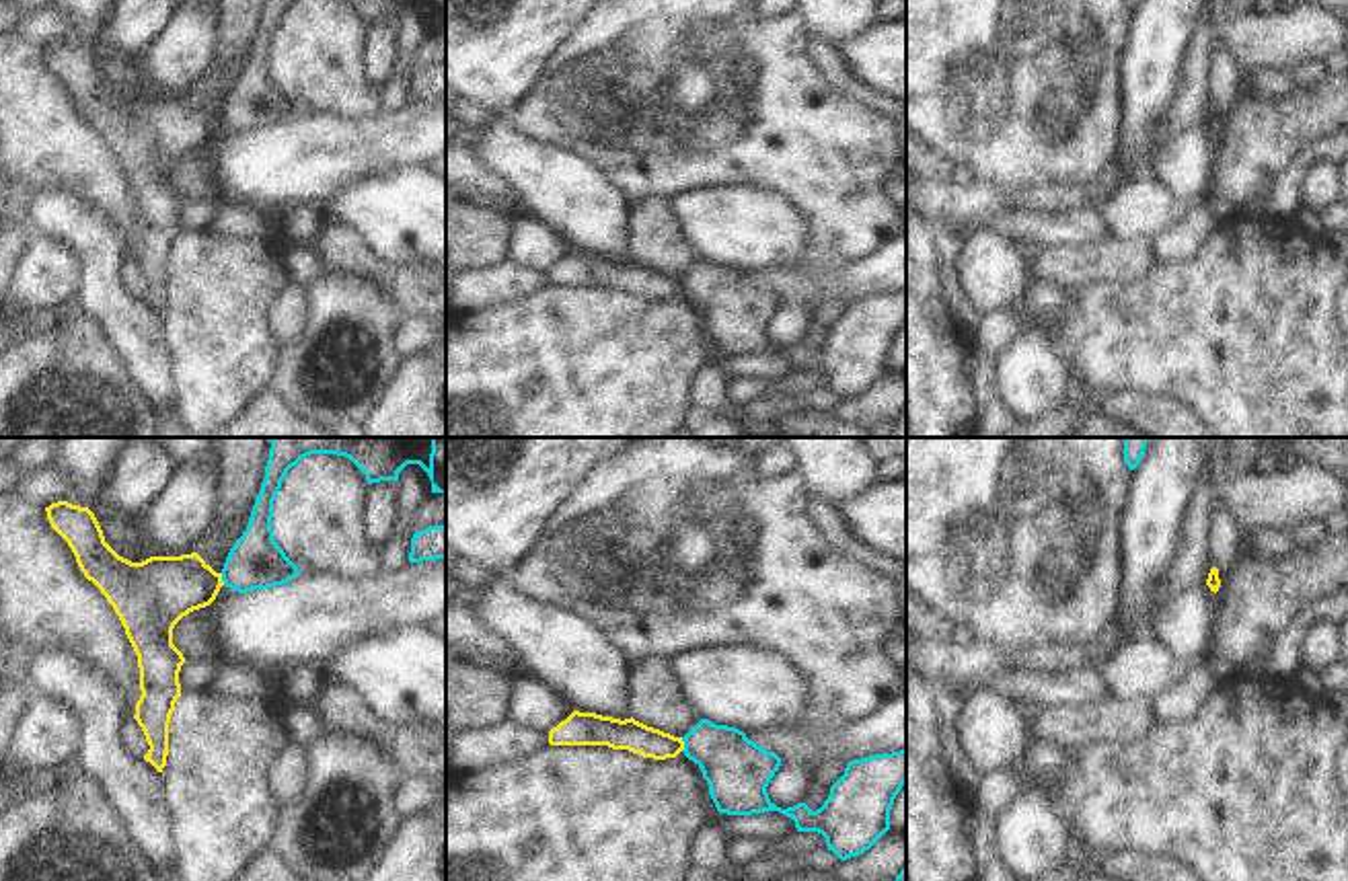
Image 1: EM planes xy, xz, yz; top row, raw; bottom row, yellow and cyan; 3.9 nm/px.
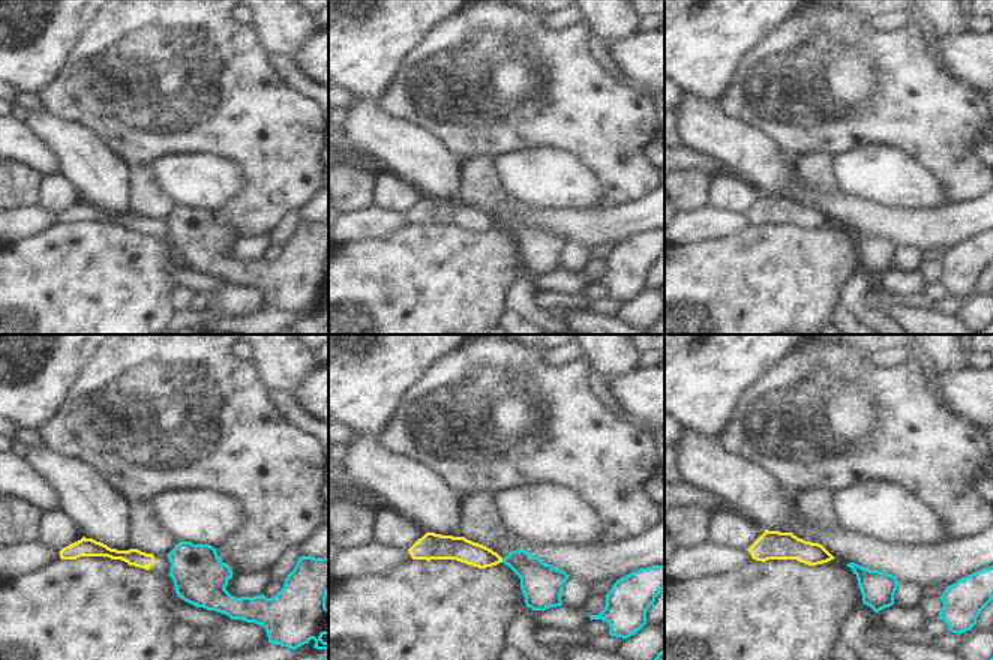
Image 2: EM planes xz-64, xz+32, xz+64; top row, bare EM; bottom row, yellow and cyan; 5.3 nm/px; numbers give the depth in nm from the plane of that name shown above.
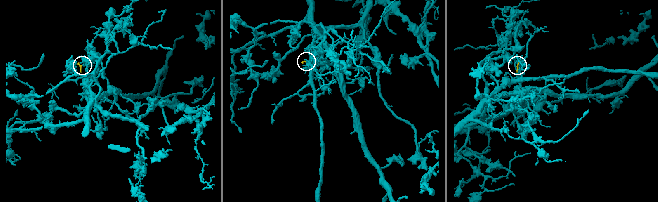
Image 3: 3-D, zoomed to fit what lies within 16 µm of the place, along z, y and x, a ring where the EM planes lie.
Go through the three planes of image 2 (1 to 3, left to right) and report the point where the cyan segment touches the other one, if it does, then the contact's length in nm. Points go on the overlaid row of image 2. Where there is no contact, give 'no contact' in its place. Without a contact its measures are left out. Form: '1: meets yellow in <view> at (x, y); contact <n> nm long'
1: no contact
2: meets yellow in xz+32 at (501, 560); contact 30 nm long
3: no contact

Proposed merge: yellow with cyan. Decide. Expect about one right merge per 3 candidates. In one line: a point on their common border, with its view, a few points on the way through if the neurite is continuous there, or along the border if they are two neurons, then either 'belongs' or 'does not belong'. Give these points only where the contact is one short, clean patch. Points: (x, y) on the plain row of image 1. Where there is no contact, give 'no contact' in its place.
xz (683, 284) | along xz (681, 278), (683, 290) | does not belong

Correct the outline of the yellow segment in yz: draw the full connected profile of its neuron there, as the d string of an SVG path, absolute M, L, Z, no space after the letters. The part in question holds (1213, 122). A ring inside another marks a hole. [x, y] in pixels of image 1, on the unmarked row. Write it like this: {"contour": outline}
{"contour": "M1212 53L1210 58L1210 84L1208 84L1208 119L1210 131L1219 131L1221 121L1231 111L1233 103L1243 88L1243 74L1235 68L1233 60L1225 53Z"}

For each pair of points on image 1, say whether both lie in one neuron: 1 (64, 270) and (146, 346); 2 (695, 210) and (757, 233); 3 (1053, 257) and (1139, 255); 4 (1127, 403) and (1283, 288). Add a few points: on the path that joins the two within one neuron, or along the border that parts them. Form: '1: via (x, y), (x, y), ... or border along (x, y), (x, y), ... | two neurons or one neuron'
1: border along (62, 241), (83, 261), (83, 288), (79, 294) | two neurons
2: via (709, 216), (730, 226), (742, 226) | one neuron
3: via (1073, 257), (1118, 257) | one neuron
4: border along (1102, 395), (1164, 395), (1186, 409) | two neurons

